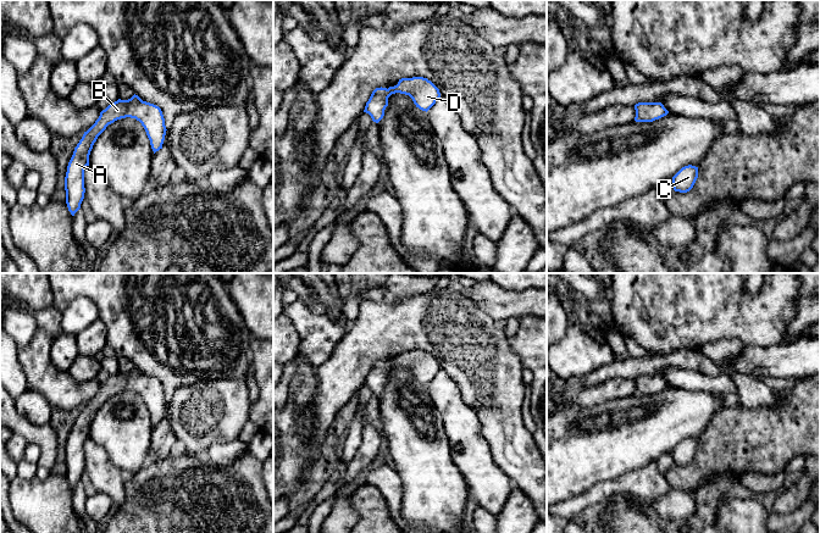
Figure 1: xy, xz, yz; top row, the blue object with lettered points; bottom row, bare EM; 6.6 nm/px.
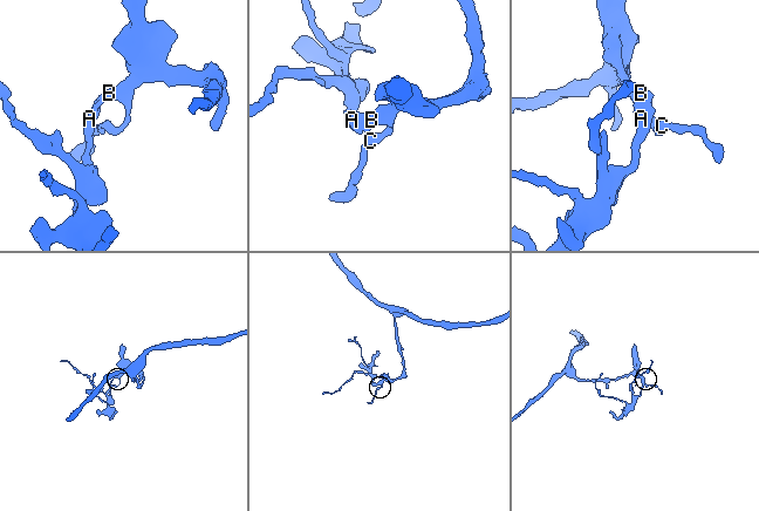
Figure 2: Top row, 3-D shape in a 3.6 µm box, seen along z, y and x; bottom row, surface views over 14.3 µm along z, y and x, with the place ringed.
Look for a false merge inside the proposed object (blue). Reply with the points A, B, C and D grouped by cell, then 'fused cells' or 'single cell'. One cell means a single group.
groups A B C D; single cell

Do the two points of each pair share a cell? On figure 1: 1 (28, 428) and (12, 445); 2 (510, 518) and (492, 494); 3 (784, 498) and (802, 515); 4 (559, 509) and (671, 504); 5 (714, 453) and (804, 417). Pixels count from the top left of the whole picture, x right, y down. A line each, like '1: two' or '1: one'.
1: two
2: two
3: two
4: two
5: one

